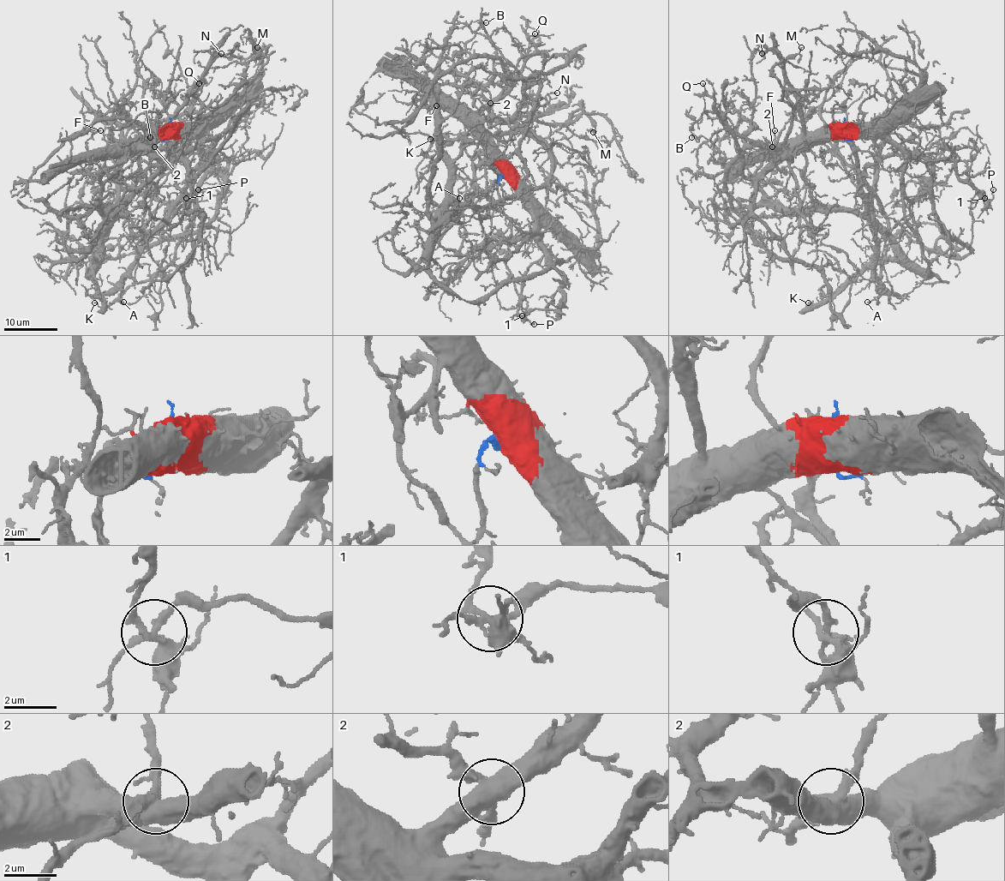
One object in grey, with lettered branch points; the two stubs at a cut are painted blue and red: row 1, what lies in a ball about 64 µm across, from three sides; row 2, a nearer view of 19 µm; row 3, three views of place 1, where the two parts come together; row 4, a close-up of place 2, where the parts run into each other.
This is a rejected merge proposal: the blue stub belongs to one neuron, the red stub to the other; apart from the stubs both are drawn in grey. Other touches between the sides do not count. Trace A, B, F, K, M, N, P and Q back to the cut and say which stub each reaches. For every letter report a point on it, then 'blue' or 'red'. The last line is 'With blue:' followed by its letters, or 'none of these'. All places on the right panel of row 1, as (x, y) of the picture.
A: place (867, 302); red
B: place (691, 137); blue
F: place (774, 130); blue
K: place (808, 302); blue
M: place (801, 47); red
N: place (762, 53); red
P: place (993, 189); blue
Q: place (702, 83); red
With blue: B, F, K, P

